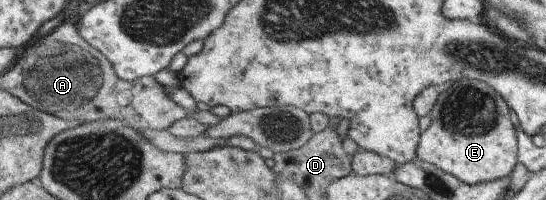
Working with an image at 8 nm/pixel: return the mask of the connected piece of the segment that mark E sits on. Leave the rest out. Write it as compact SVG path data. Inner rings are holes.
M459 77L440 91L433 104L430 125L419 136L417 158L437 166L466 184L498 180L509 176L517 164L516 132L508 115L508 105L499 94L478 79Z

